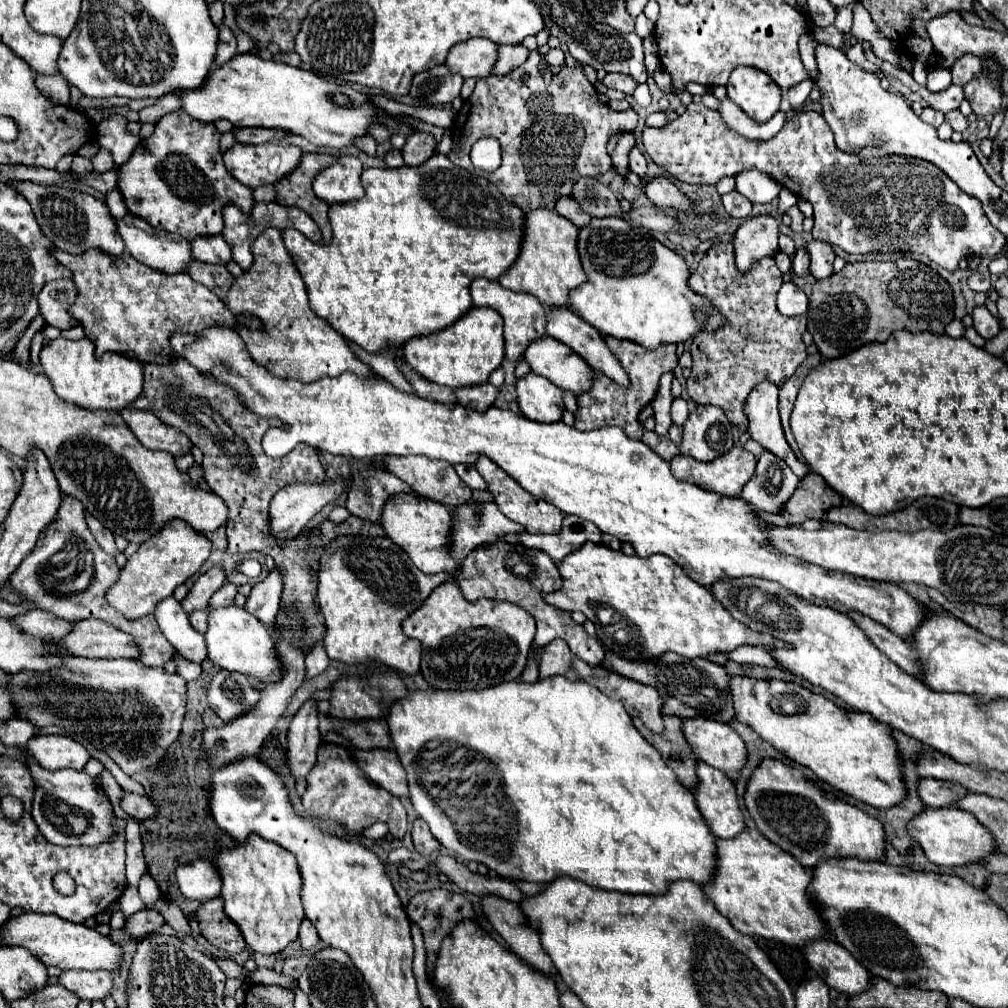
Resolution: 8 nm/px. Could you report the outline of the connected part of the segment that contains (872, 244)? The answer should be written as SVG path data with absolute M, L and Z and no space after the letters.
M691 102L687 112L663 128L645 128L643 146L647 154L667 174L689 184L717 184L723 176L737 176L741 170L757 168L795 196L811 202L815 210L813 238L825 240L849 254L923 254L941 268L955 272L961 260L981 256L995 258L1007 246L1007 238L991 226L981 210L981 202L961 190L957 184L937 166L921 158L905 156L881 156L865 168L865 162L855 154L837 150L833 132L823 114L801 110L771 140L747 140L729 130L717 110L709 110L703 104Z

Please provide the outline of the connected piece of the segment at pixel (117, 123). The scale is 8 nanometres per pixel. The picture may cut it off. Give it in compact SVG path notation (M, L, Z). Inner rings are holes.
M111 116L109 120L103 120L97 128L97 140L103 148L109 148L113 154L113 160L117 166L125 164L129 156L133 154L135 146L139 146L141 139L133 136L127 130L127 118L123 116Z

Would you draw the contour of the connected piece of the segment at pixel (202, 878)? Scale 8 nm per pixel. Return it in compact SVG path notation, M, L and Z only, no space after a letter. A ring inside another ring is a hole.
M195 860L189 864L181 864L175 870L175 878L181 894L187 900L207 902L217 898L221 892L221 878L209 860Z

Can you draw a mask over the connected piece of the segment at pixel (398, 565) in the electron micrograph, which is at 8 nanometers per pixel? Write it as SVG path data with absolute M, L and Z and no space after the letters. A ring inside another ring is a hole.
M337 536L321 550L319 558L319 588L317 588L317 602L325 616L325 650L331 660L339 660L345 664L365 664L365 662L379 662L397 672L417 674L419 660L421 660L421 644L409 638L401 630L401 622L415 612L421 602L445 580L451 580L453 574L423 574L409 562L409 556L387 536Z

